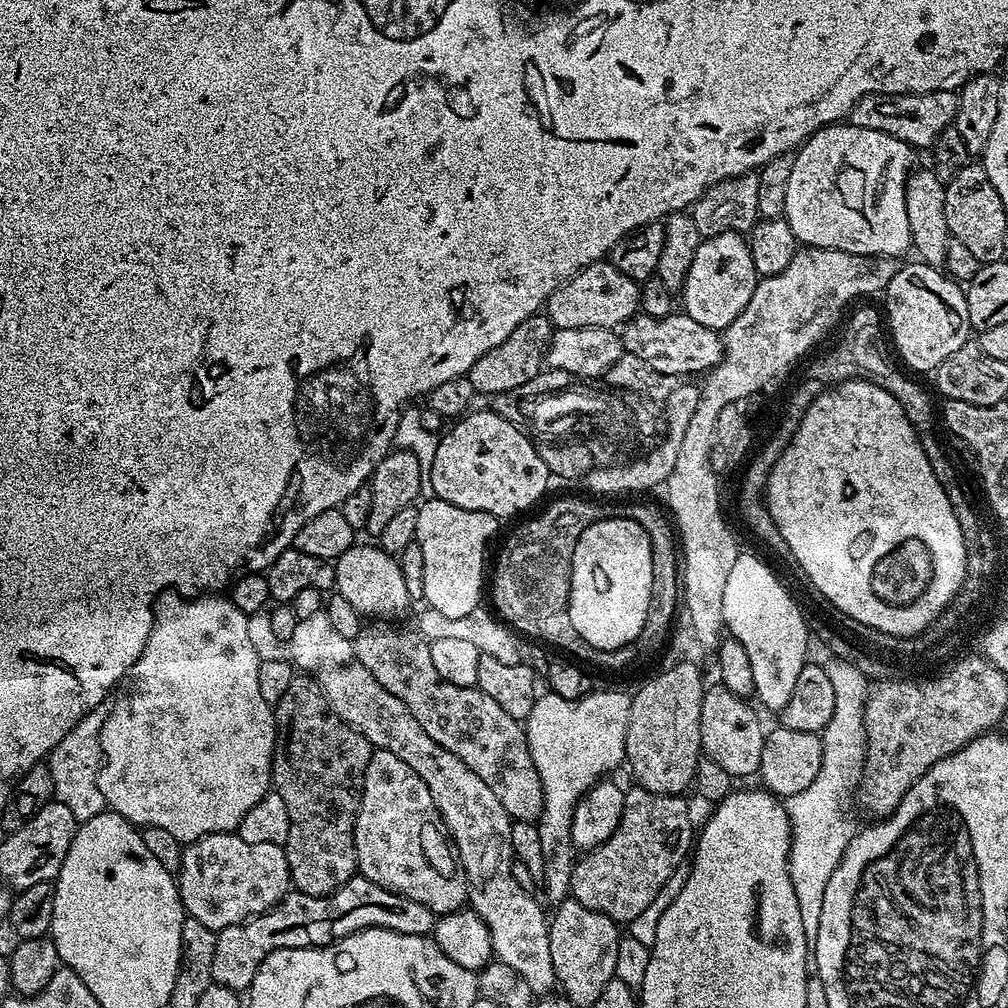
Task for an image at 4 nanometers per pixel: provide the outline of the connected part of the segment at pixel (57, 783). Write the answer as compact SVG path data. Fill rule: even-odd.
M108 702L90 710L73 726L70 734L66 734L66 738L62 738L62 742L58 742L58 746L54 746L54 750L46 757L48 769L54 778L54 799L62 802L62 806L67 806L77 822L94 818L106 810L104 795L98 786L102 763L100 735L102 726L111 712L112 704Z

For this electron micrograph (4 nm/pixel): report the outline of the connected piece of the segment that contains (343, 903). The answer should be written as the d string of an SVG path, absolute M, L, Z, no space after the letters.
M359 874L352 876L350 882L346 882L329 896L311 896L292 890L269 912L216 932L212 983L240 994L252 985L254 974L258 974L258 966L262 966L262 962L267 956L274 954L274 950L322 948L325 944L367 928L385 928L398 934L428 936L436 925L436 918L437 913L422 906L422 902L394 894L382 886L372 884Z

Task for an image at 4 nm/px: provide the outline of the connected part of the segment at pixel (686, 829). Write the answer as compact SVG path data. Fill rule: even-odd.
M632 786L632 789L629 787L624 793L624 809L618 830L614 830L614 834L610 834L606 842L602 842L597 848L587 849L577 859L572 871L571 899L582 902L582 906L590 906L590 910L598 910L598 914L606 914L620 926L638 919L644 911L647 913L654 898L658 898L658 890L666 886L674 870L682 867L694 848L692 816L688 813L688 804L684 800L683 795L667 796L651 793L639 786Z

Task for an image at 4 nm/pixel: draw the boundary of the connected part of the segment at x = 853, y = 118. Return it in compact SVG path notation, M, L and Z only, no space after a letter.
M934 90L933 92L909 92L902 96L888 96L884 92L871 92L869 96L862 97L852 111L848 113L847 123L854 126L862 126L866 130L882 130L882 134L890 134L898 138L902 143L913 149L931 149L936 139L947 127L955 125L958 114L958 95L956 92L946 90Z

